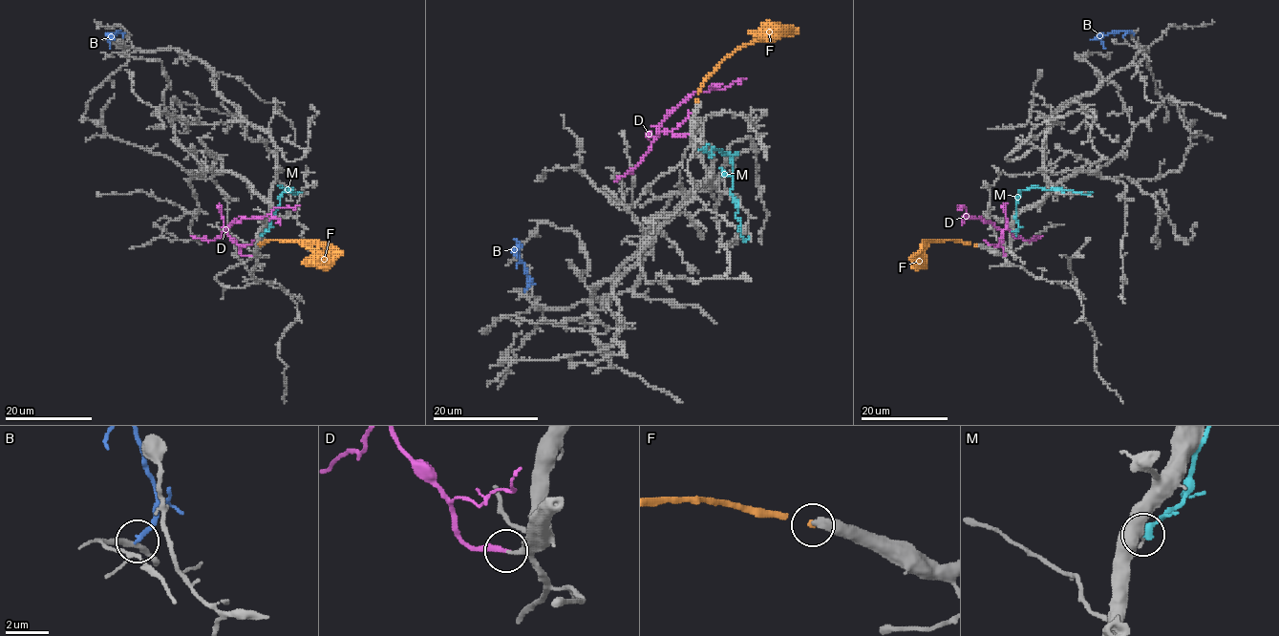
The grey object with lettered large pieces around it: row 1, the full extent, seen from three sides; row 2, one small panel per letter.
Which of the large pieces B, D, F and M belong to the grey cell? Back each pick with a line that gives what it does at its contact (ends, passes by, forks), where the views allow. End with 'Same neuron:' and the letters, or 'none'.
D: it ends
Same neuron: D

